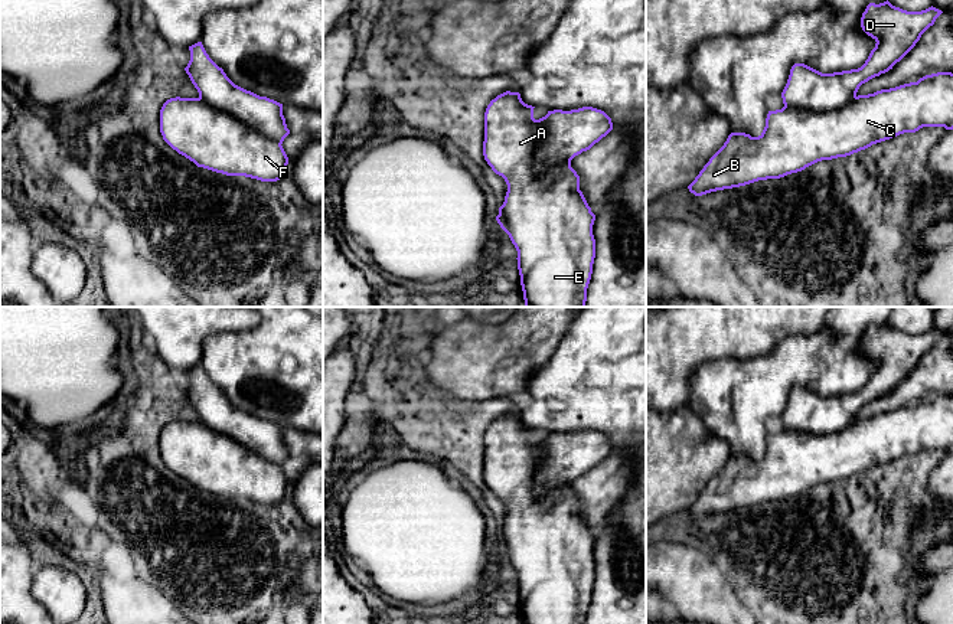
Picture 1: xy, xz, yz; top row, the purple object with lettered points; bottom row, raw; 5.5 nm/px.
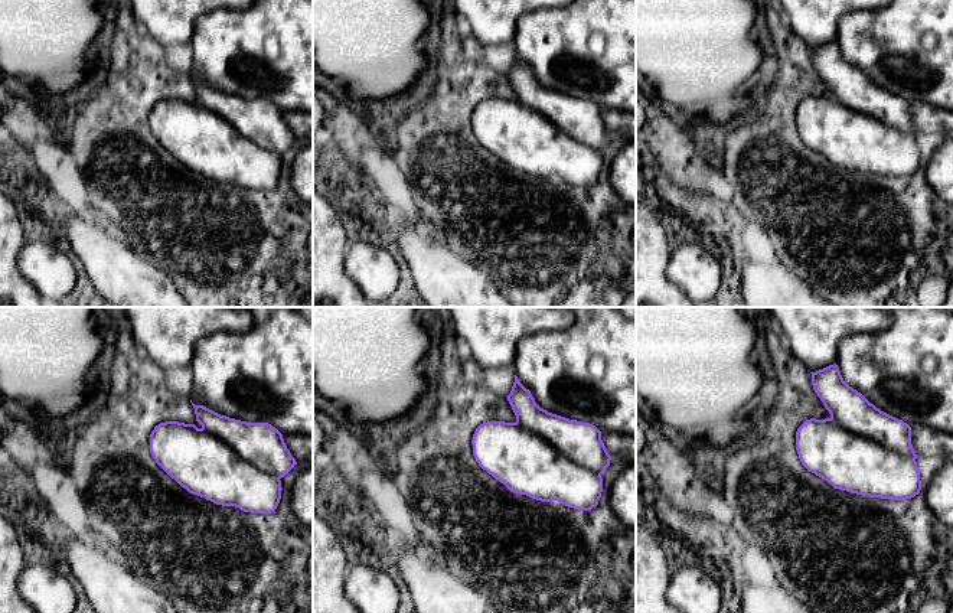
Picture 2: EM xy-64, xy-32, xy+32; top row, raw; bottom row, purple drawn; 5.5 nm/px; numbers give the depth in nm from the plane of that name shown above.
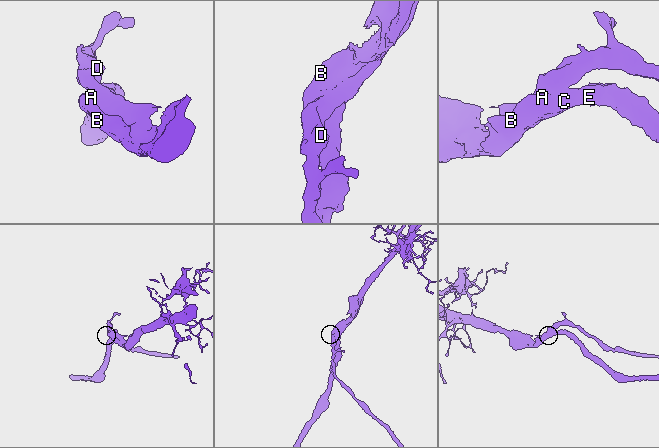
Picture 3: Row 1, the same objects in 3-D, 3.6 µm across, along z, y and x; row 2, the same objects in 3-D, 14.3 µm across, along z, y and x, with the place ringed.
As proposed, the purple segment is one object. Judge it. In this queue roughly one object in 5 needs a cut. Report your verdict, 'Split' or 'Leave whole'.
Leave whole

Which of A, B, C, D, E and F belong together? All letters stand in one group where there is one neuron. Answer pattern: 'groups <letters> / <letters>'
groups A B C D E F

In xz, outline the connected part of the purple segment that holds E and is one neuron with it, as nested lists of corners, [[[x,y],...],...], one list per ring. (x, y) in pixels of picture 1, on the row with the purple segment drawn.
[[[510,91],[497,95],[486,108],[483,156],[492,170],[507,184],[496,220],[518,251],[525,307],[585,307],[595,258],[593,235],[595,215],[580,190],[580,176],[571,167],[571,160],[606,137],[613,130],[613,122],[604,111],[593,107],[554,110],[539,120],[533,118],[533,108],[522,101],[519,92]]]

